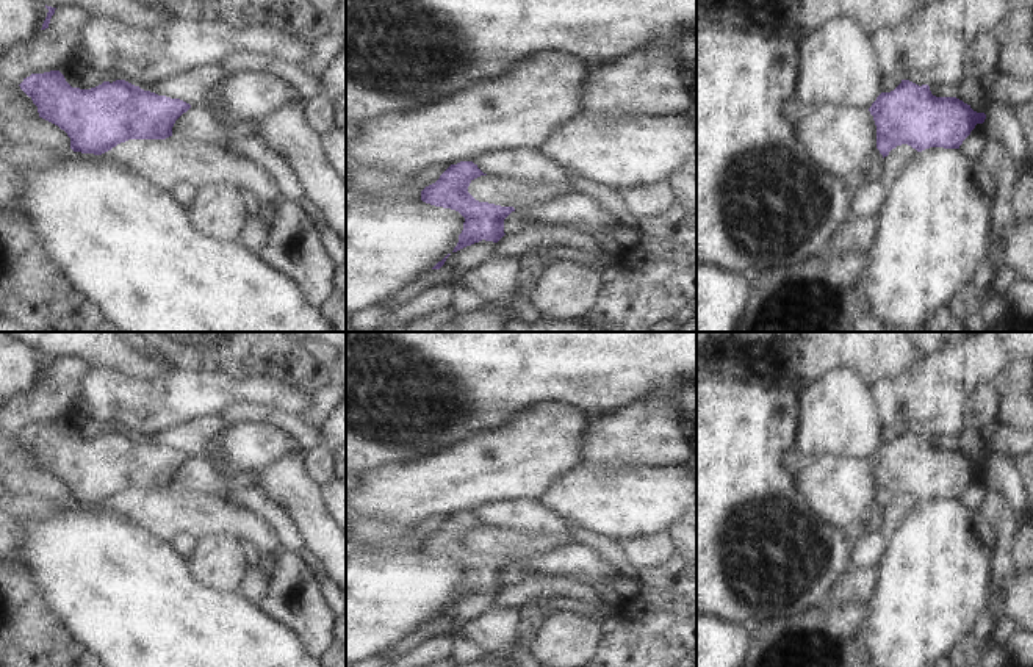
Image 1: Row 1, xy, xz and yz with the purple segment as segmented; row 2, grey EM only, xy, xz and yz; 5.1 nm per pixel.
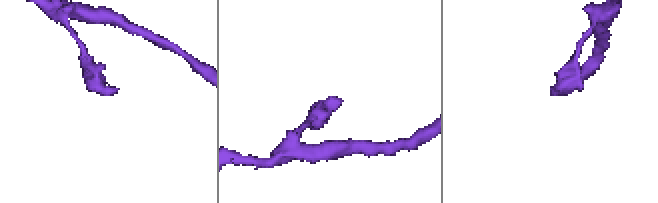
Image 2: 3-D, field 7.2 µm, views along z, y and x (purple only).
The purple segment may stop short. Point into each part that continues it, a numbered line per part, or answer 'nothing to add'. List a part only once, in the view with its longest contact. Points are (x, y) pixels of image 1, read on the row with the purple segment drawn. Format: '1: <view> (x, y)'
nothing to add

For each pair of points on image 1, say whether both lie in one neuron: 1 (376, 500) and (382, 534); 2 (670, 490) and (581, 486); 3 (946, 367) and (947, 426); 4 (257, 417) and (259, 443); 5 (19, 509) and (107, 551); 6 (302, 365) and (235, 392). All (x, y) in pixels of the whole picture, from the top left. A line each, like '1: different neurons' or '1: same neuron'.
1: different neurons
2: same neuron
3: same neuron
4: different neurons
5: different neurons
6: different neurons

